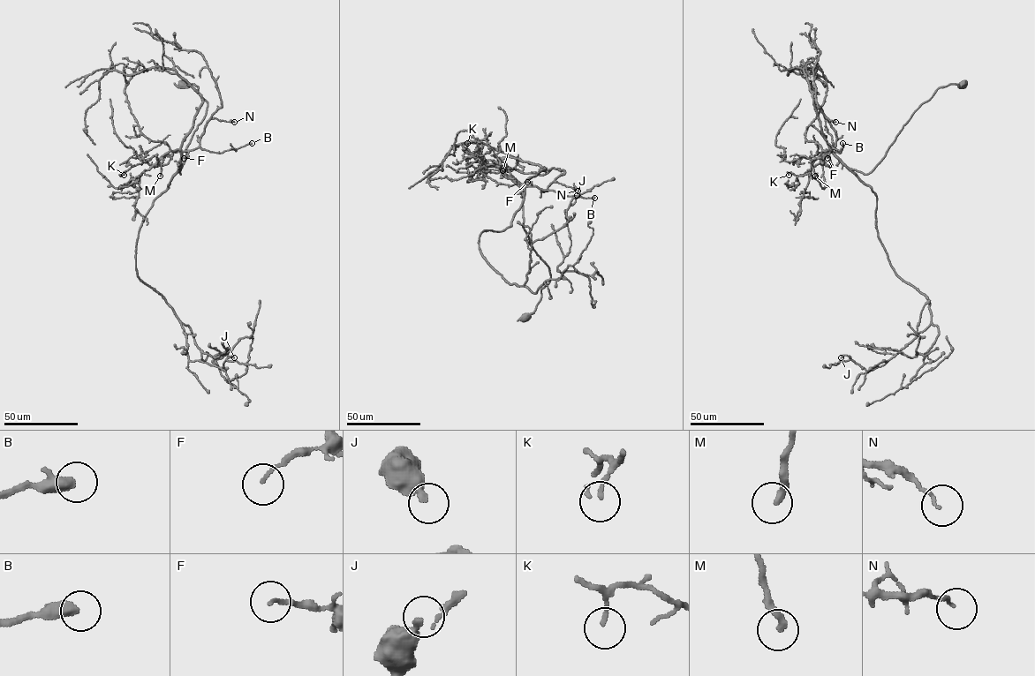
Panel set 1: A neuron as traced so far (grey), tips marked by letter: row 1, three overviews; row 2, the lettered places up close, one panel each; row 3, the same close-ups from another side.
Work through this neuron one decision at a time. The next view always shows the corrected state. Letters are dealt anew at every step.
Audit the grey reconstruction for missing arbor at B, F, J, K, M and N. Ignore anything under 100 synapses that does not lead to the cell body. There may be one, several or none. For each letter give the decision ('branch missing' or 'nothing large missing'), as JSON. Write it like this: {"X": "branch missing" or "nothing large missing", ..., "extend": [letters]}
{"B": "nothing large missing", "F": "nothing large missing", "J": "nothing large missing", "K": "nothing large missing", "M": "nothing large missing", "N": "nothing large missing", "extend": []}

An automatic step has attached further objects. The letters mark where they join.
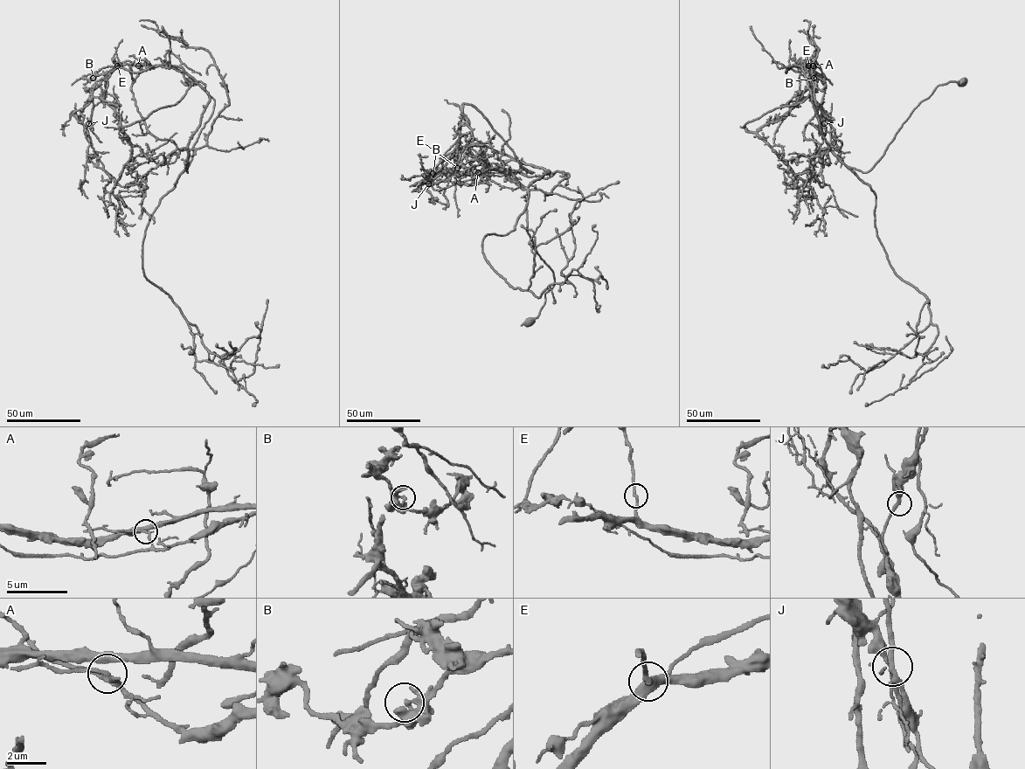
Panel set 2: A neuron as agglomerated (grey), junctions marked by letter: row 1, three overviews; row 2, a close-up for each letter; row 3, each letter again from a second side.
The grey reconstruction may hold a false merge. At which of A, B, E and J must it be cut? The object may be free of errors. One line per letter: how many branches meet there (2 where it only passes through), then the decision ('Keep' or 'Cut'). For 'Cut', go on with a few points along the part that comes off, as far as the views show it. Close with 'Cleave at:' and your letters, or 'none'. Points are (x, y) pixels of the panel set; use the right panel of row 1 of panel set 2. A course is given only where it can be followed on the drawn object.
A: Branches: 2. Cut. Course of the part to remove: (813, 65), (810, 86), (789, 110), (764, 124), (757, 134), (805, 182), (820, 207), (836, 206), (857, 217)
B: Branches: 2. Keep
E: Branches: 2. Keep
J: Branches: 2. Keep
Cleave at: A

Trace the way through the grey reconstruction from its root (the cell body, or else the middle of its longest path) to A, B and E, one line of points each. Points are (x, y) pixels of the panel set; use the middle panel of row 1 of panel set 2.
A: (529, 322), (538, 315), (554, 279), (527, 230), (528, 187), (549, 171), (510, 159), (477, 172)
B: (529, 322), (554, 279), (527, 230), (528, 187), (549, 171), (510, 159), (495, 169), (432, 173)
E: (529, 322), (554, 279), (527, 230), (528, 187), (549, 171), (512, 159), (472, 173), (457, 168)

